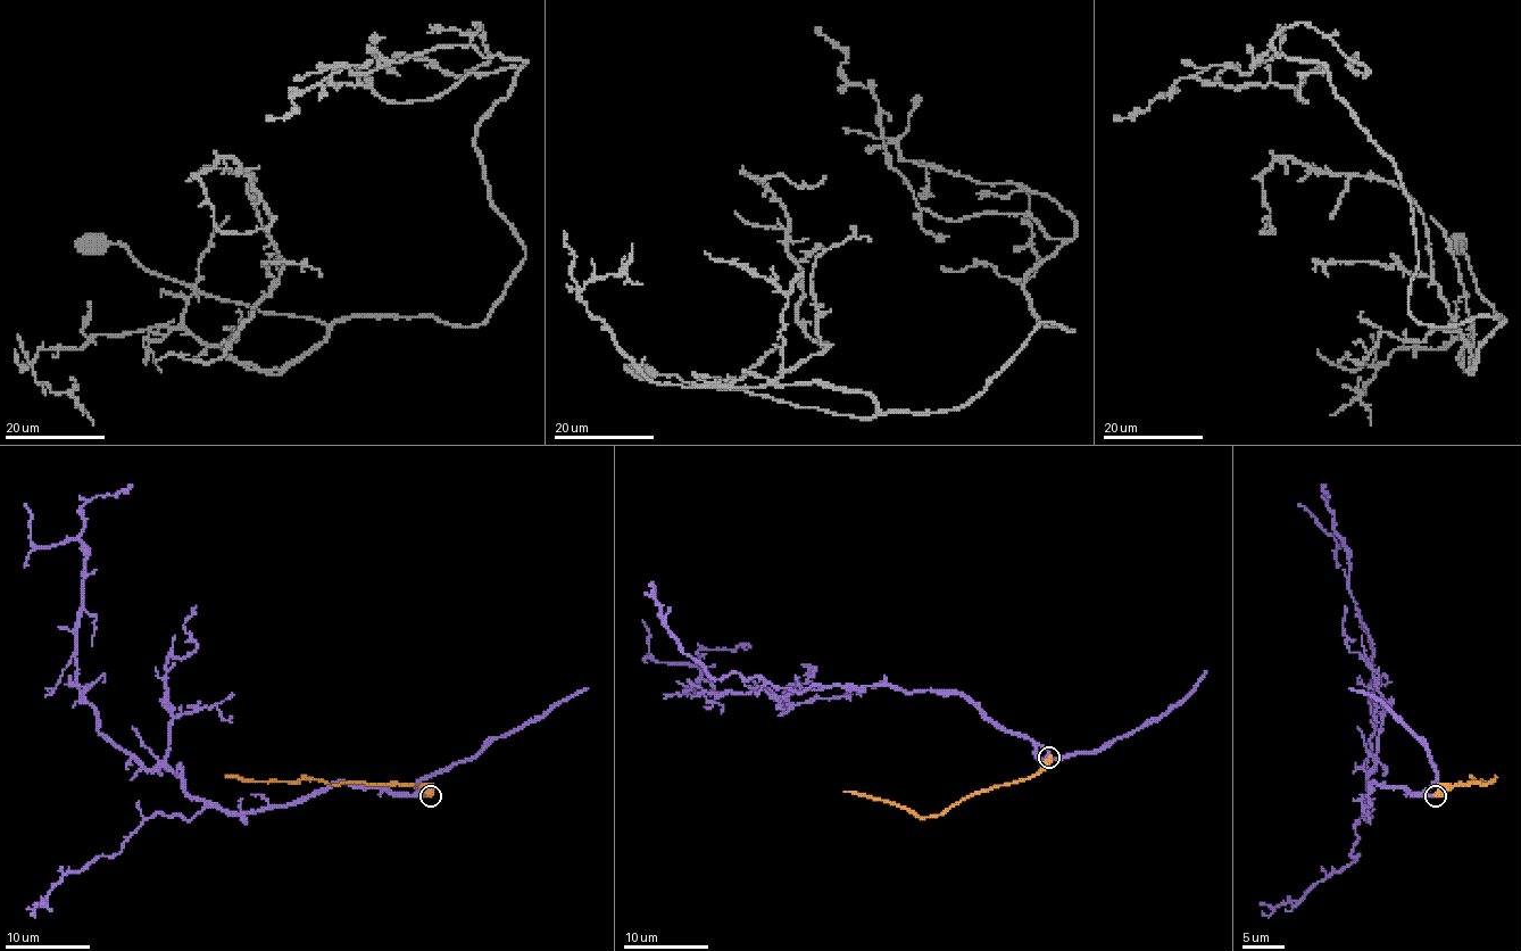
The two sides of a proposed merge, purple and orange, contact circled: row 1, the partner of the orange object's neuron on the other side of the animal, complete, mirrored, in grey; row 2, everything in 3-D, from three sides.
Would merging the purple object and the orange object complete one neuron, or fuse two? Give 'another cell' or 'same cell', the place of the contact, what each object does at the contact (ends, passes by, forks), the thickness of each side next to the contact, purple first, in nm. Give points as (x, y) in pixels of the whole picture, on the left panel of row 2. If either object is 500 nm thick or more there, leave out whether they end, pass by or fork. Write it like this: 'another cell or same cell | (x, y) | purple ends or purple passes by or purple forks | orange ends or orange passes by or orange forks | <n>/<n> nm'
same cell | (431, 795) | purple ends | orange ends | 280/360 nm

